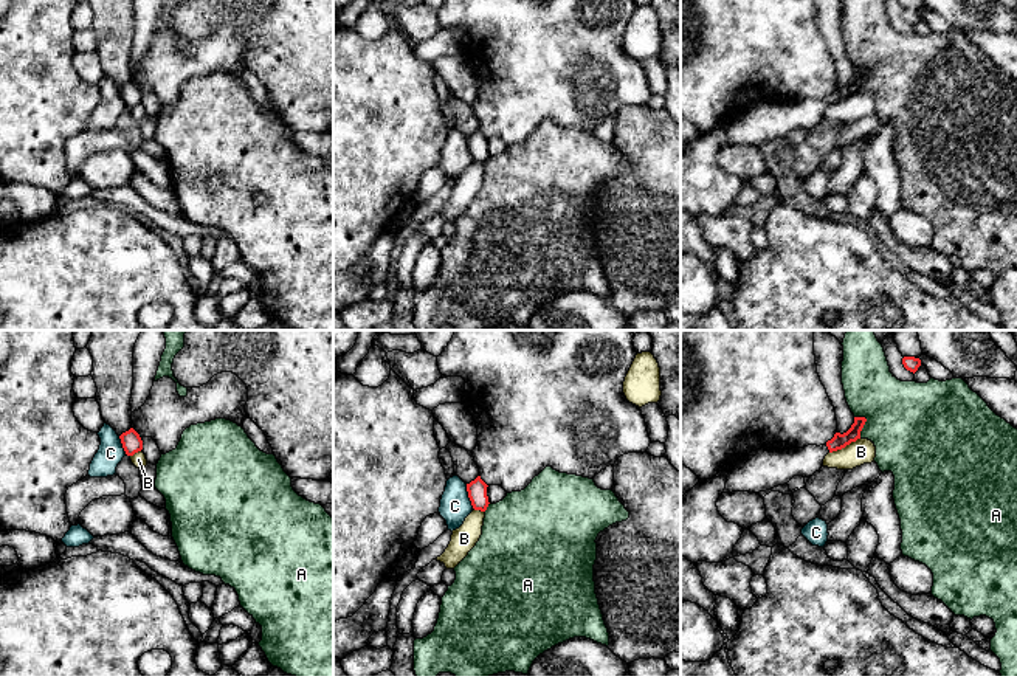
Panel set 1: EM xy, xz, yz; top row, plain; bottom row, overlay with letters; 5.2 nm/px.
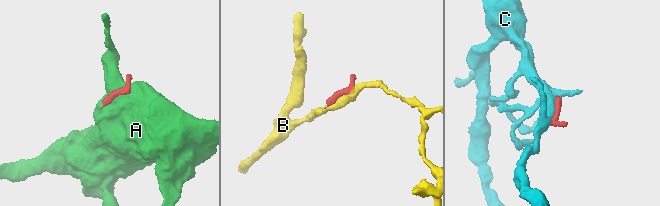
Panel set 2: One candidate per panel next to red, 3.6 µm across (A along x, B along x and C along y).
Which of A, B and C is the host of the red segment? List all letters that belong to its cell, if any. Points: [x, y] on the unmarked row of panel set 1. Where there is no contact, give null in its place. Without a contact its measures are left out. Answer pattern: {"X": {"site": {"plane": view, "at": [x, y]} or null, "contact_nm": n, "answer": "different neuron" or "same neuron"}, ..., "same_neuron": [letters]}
{"A": {"site": {"plane": "yz", "at": [864, 76]}, "contact_nm": 120, "answer": "different neuron"}, "B": {"site": {"plane": "yz", "at": [844, 100]}, "contact_nm": 180, "answer": "different neuron"}, "C": {"site": {"plane": "xz", "at": [468, 149]}, "contact_nm": 130, "answer": "different neuron"}, "same_neuron": []}

